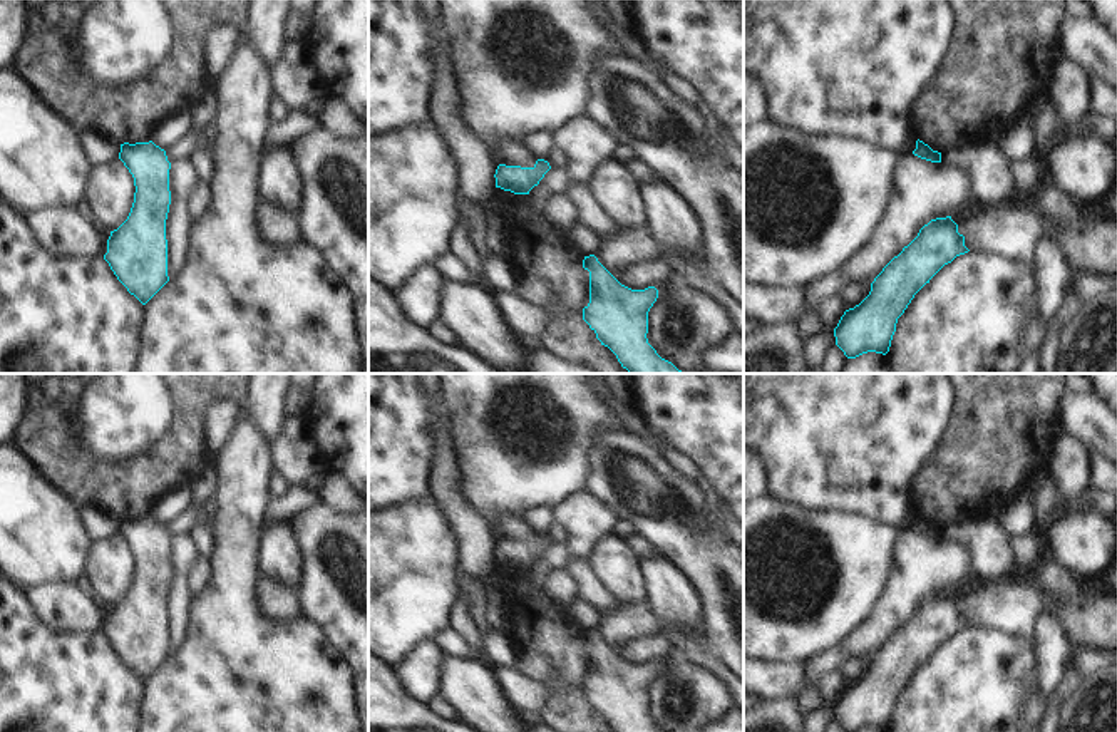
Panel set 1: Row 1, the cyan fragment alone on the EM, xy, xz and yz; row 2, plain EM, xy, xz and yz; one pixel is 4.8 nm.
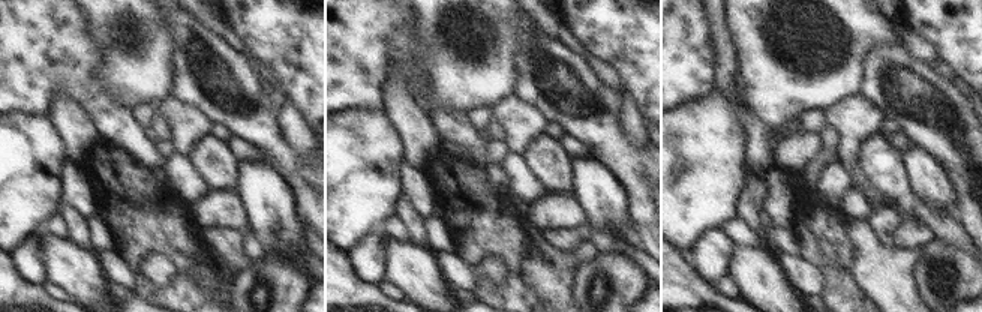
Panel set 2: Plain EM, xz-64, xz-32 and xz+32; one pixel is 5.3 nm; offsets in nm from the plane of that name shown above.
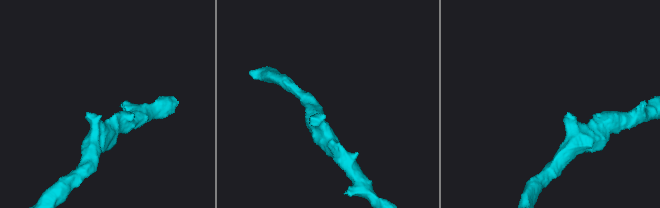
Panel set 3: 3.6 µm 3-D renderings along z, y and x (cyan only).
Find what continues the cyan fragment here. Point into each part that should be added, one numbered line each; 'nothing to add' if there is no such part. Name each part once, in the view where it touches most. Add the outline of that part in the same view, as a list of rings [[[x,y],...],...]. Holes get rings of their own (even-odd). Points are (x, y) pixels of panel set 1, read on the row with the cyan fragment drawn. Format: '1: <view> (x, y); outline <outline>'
nothing to add

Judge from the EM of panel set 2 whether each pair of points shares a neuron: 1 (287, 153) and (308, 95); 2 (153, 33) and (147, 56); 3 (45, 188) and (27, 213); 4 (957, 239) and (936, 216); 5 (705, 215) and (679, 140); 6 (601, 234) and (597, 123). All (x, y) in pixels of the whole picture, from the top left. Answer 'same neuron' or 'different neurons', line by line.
1: different neurons
2: same neuron
3: same neuron
4: same neuron
5: same neuron
6: different neurons

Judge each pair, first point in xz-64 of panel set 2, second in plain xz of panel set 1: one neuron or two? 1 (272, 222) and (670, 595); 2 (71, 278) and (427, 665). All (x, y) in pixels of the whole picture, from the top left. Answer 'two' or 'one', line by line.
1: one
2: two

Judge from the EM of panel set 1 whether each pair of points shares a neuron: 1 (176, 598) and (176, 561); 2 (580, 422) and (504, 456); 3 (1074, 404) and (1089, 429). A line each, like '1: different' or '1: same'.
1: same
2: same
3: same

